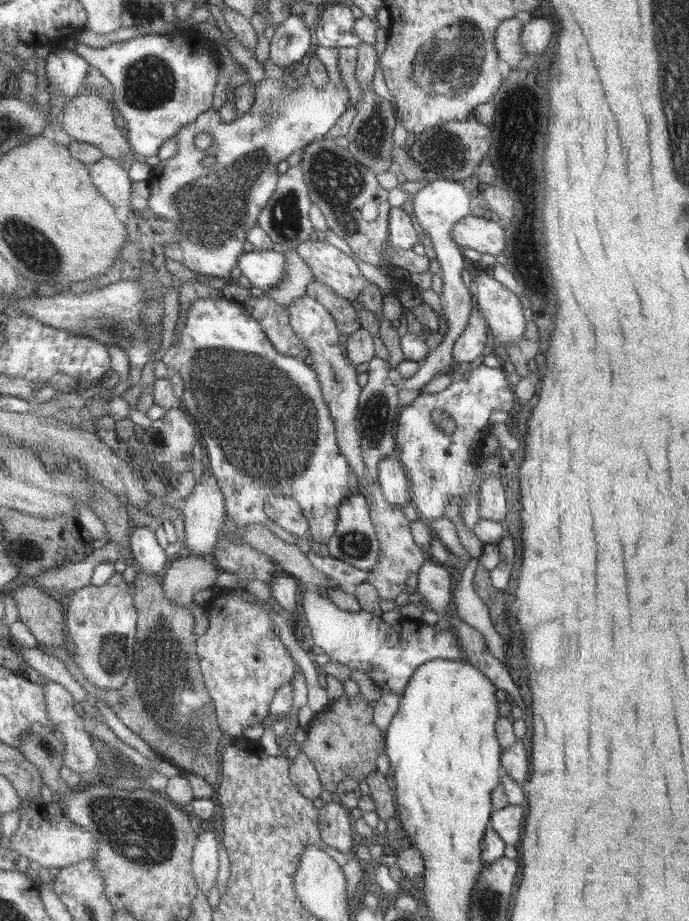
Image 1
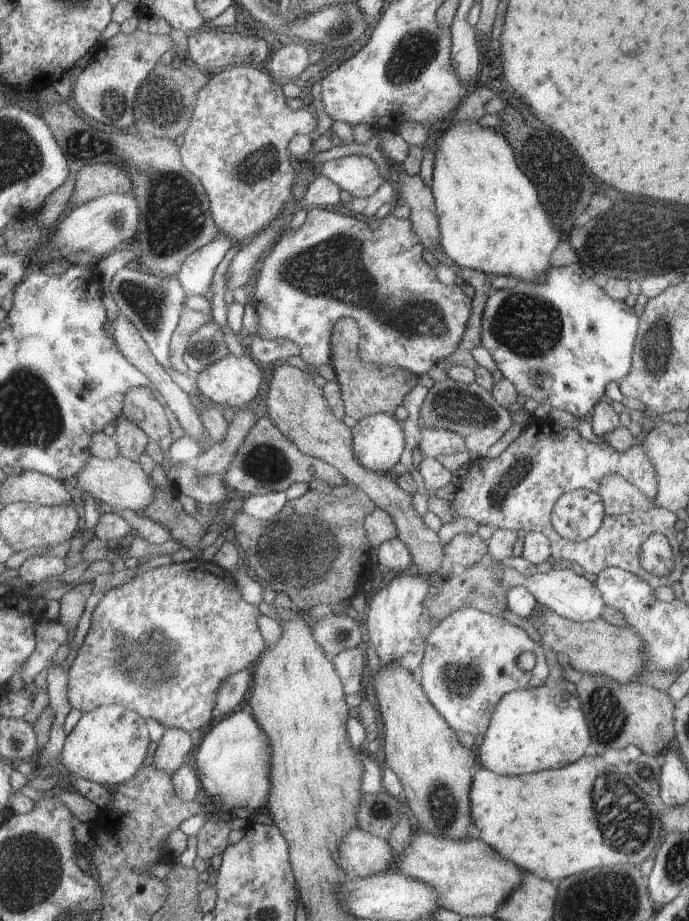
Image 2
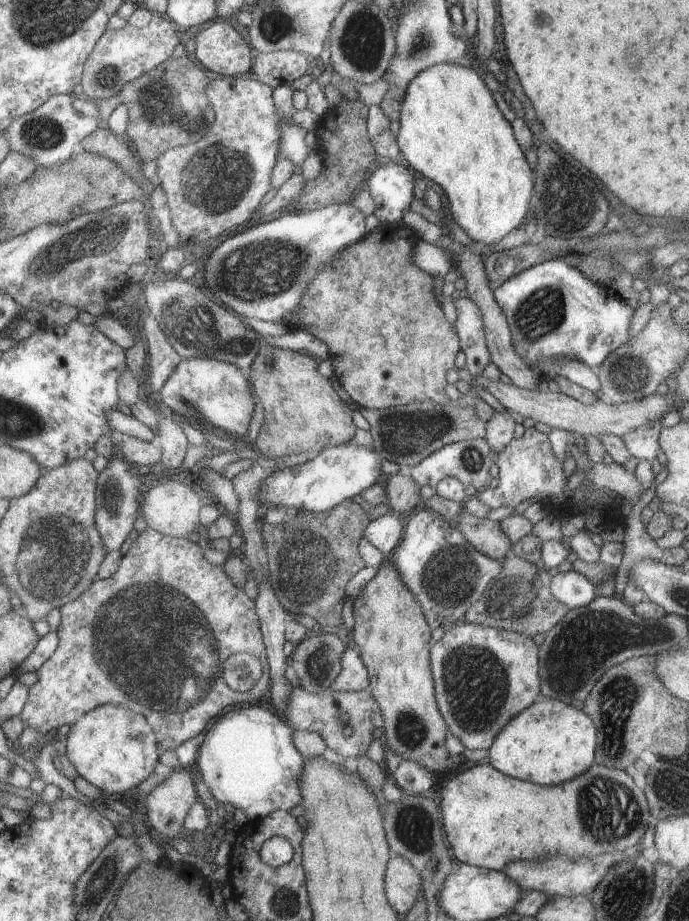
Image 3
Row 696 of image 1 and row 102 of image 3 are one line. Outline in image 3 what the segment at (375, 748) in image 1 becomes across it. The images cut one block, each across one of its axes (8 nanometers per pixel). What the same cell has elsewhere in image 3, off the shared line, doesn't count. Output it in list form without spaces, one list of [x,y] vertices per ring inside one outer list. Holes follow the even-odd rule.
[[[343,98],[339,108],[325,110],[323,118],[319,120],[319,128],[315,128],[315,132],[319,134],[321,166],[325,168],[321,168],[321,174],[315,180],[305,184],[299,198],[293,200],[285,210],[317,212],[335,204],[349,206],[357,198],[357,194],[365,190],[367,180],[381,166],[381,158],[369,130],[369,116],[371,106],[367,106],[363,100],[351,102]]]

